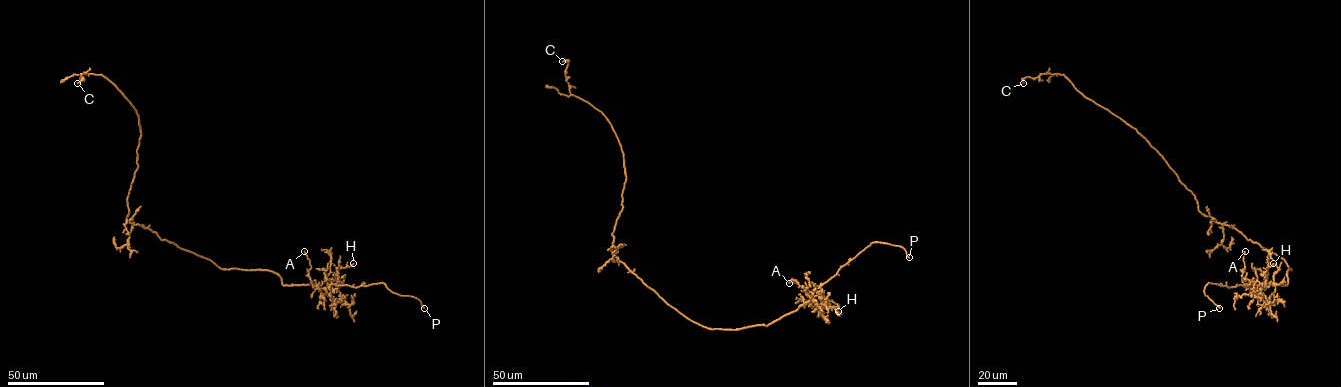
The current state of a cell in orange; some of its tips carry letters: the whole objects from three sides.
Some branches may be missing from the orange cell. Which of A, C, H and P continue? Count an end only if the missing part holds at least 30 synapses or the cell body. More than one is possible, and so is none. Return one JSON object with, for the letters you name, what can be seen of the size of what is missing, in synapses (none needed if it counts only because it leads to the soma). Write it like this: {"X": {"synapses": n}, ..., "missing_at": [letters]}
{"missing_at": ["P"]}

